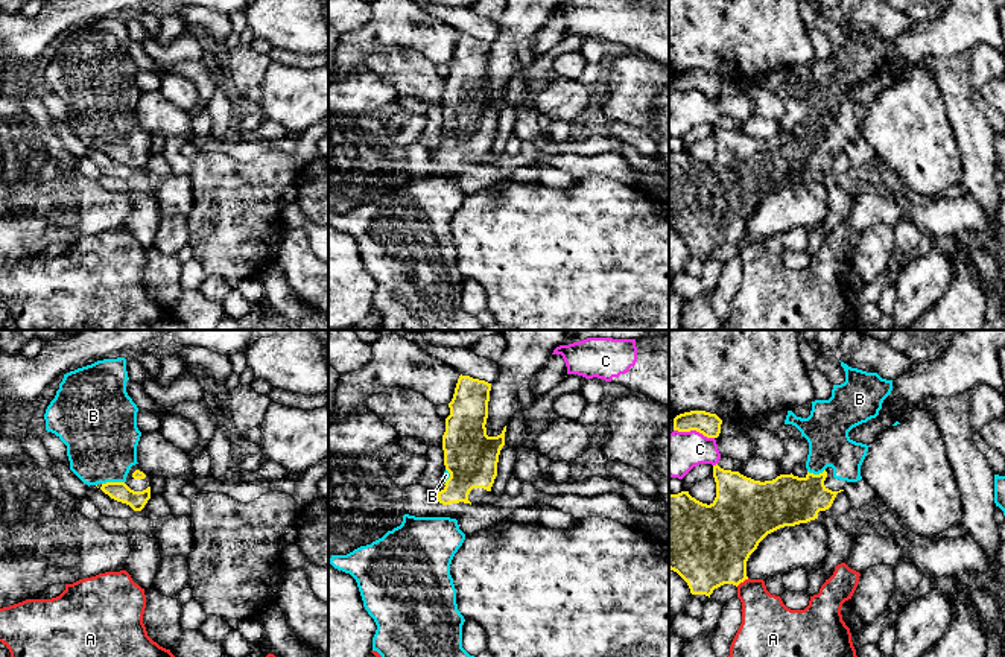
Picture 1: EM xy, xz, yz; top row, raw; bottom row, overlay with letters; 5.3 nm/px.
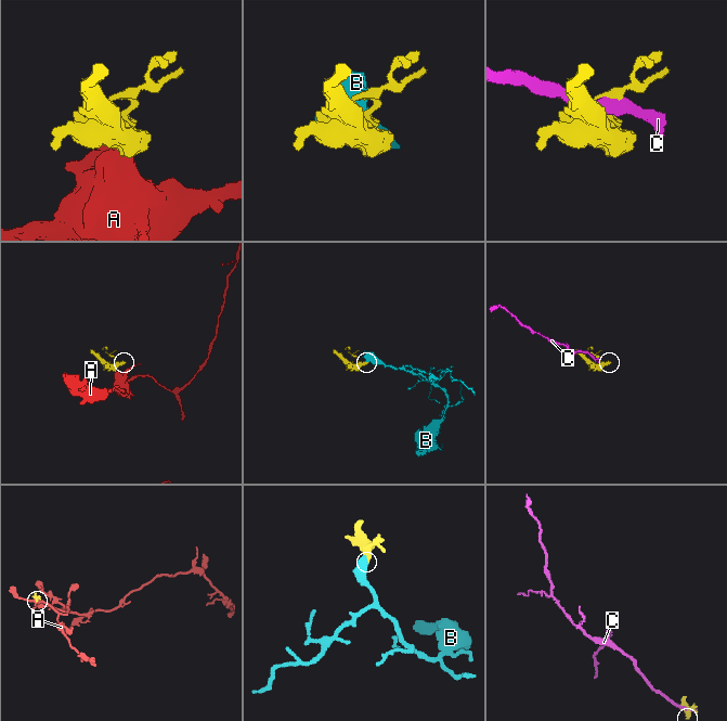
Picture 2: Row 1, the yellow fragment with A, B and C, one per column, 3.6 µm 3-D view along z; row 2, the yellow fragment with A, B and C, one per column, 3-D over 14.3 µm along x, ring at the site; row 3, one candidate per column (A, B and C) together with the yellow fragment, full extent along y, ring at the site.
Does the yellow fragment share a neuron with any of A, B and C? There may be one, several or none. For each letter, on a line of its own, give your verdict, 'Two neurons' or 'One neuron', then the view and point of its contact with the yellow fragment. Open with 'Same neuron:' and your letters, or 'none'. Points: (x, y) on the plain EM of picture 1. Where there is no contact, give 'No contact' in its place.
Same neuron: B
A: Two neurons. Touches yellow at yz (742, 241)
B: One neuron. Touches yellow at xy (113, 142)
C: Two neurons. Touches yellow at yz (694, 88)

